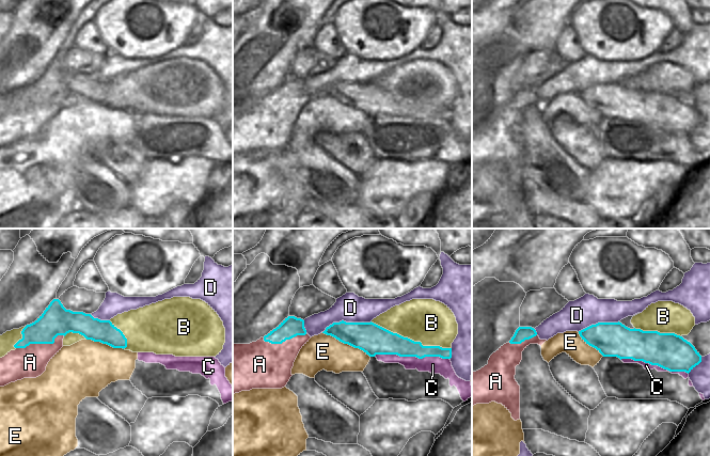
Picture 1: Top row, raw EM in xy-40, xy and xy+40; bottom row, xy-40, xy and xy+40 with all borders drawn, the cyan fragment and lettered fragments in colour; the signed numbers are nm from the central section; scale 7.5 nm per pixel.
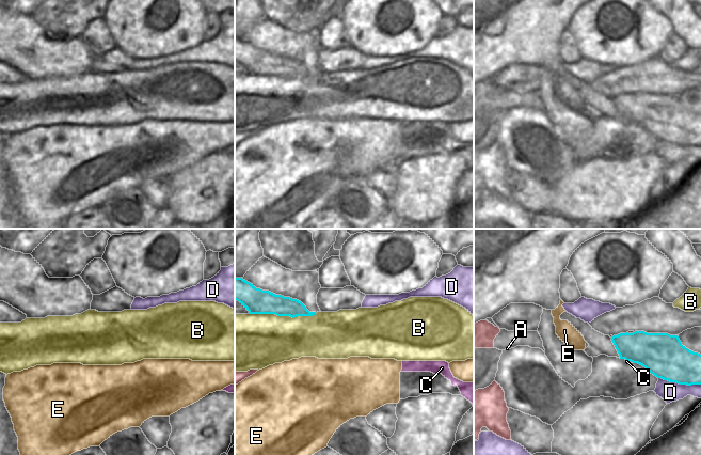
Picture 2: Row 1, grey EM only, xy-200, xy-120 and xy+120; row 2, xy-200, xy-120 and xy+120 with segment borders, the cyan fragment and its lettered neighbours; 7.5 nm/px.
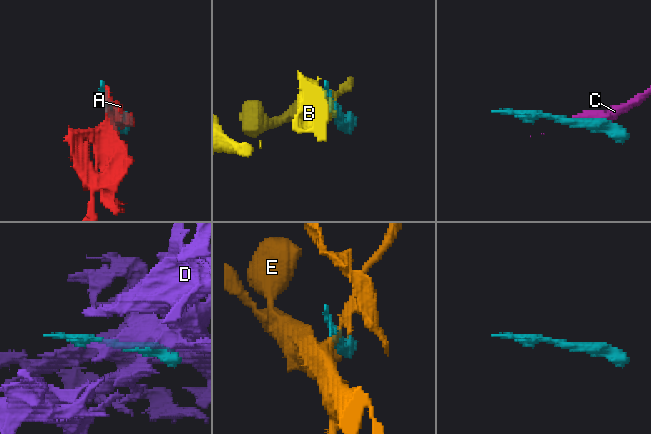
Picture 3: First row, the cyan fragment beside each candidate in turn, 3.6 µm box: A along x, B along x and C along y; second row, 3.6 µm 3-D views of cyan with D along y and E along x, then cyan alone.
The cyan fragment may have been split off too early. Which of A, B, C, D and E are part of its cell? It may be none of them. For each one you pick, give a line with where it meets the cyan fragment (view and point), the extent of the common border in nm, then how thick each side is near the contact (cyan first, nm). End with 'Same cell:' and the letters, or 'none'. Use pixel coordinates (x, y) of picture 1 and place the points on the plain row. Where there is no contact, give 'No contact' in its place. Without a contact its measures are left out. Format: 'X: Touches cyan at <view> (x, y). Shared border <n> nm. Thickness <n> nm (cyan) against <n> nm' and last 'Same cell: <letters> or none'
Same cell: none.

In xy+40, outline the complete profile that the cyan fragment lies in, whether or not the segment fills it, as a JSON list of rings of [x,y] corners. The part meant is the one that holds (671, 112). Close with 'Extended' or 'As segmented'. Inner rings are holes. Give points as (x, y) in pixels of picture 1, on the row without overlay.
[[[598,83],[579,92],[582,100],[603,117],[617,117],[690,133],[701,123],[695,108],[675,94],[630,90],[621,83]]]. As segmented.

